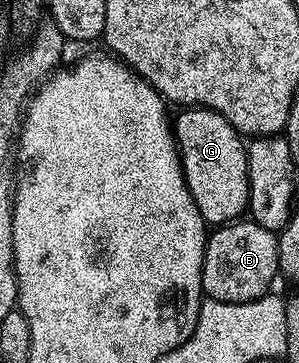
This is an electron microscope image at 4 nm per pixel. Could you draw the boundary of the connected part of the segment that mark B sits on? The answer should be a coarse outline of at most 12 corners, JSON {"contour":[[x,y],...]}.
{"contour":[[250,220],[207,235],[207,298],[248,302],[279,274],[276,231]]}

